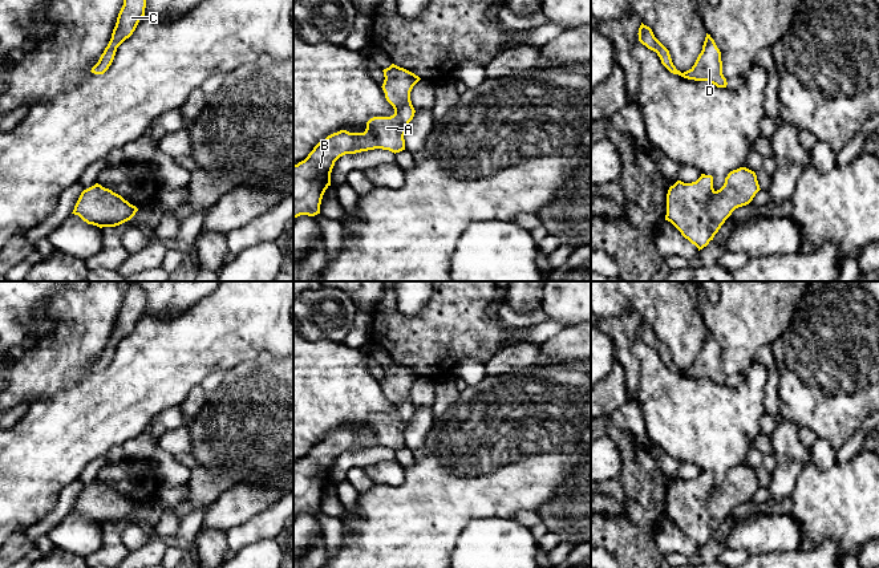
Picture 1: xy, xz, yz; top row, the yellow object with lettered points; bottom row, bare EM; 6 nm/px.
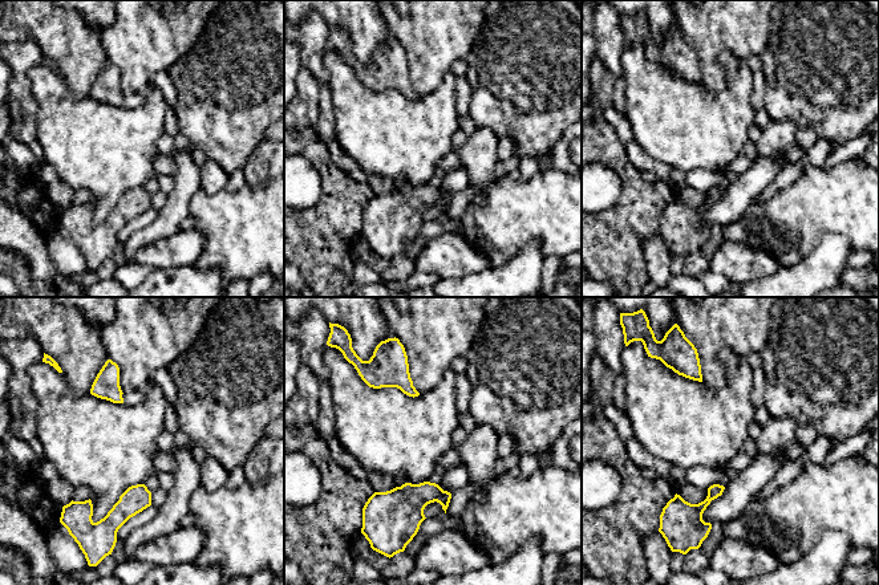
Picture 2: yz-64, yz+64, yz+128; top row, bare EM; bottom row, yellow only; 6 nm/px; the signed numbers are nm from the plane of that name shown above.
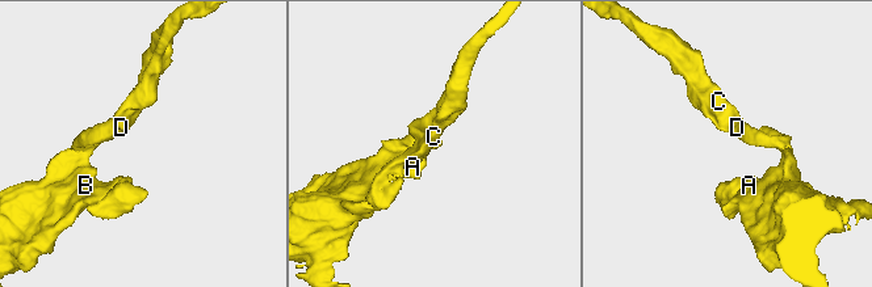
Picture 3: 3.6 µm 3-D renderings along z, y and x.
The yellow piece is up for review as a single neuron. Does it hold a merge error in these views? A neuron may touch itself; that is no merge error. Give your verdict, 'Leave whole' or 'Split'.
Leave whole

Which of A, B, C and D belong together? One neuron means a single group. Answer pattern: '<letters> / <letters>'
A B C D

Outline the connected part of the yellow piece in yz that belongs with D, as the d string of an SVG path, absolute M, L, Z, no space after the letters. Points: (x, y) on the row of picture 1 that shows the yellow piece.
M641 23L639 28L639 41L648 49L657 53L661 64L673 74L679 74L688 80L709 81L717 88L726 88L728 82L722 74L721 52L714 40L706 33L702 50L698 54L694 65L681 73L672 62L669 50L655 37L652 29Z

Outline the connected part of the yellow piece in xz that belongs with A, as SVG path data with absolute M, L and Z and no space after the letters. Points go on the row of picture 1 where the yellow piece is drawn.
M394 64L382 72L381 88L394 114L370 118L364 133L333 133L319 142L304 161L293 165L293 219L320 214L323 195L331 186L331 173L340 157L374 149L394 154L405 150L404 135L416 113L410 92L421 78Z

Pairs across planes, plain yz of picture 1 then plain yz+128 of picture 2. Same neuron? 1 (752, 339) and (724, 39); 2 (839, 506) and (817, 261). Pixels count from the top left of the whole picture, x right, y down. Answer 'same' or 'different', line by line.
1: same
2: different

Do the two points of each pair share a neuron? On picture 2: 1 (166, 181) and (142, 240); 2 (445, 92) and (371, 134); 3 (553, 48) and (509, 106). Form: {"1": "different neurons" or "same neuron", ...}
{"1": "different neurons", "2": "same neuron", "3": "same neuron"}

